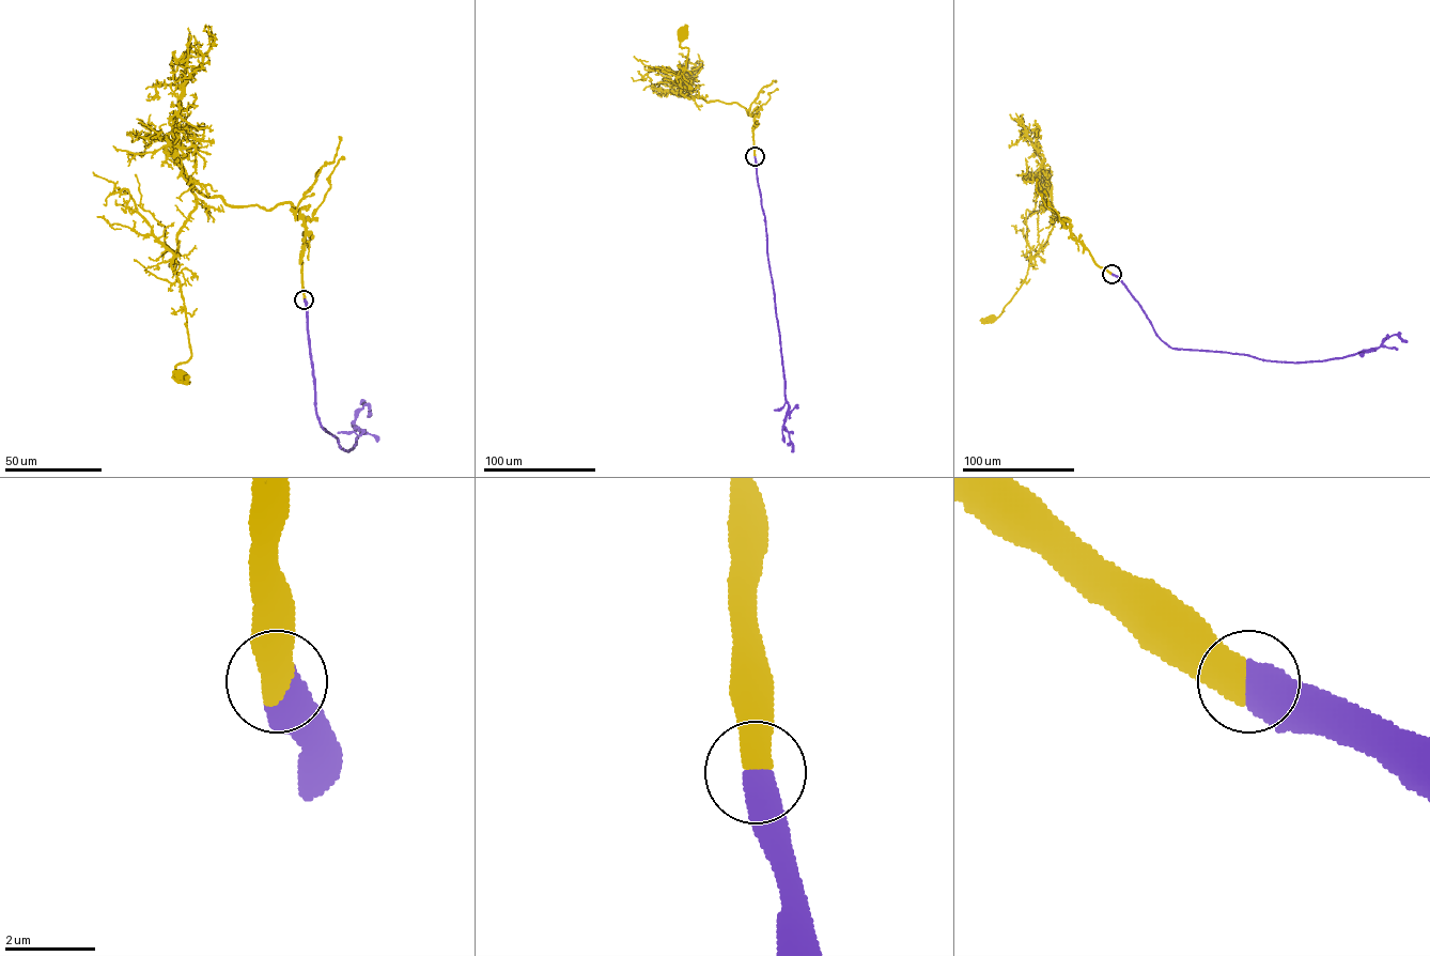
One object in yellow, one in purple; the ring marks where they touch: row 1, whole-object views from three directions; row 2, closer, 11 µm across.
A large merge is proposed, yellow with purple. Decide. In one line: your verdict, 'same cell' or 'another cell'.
same cell

